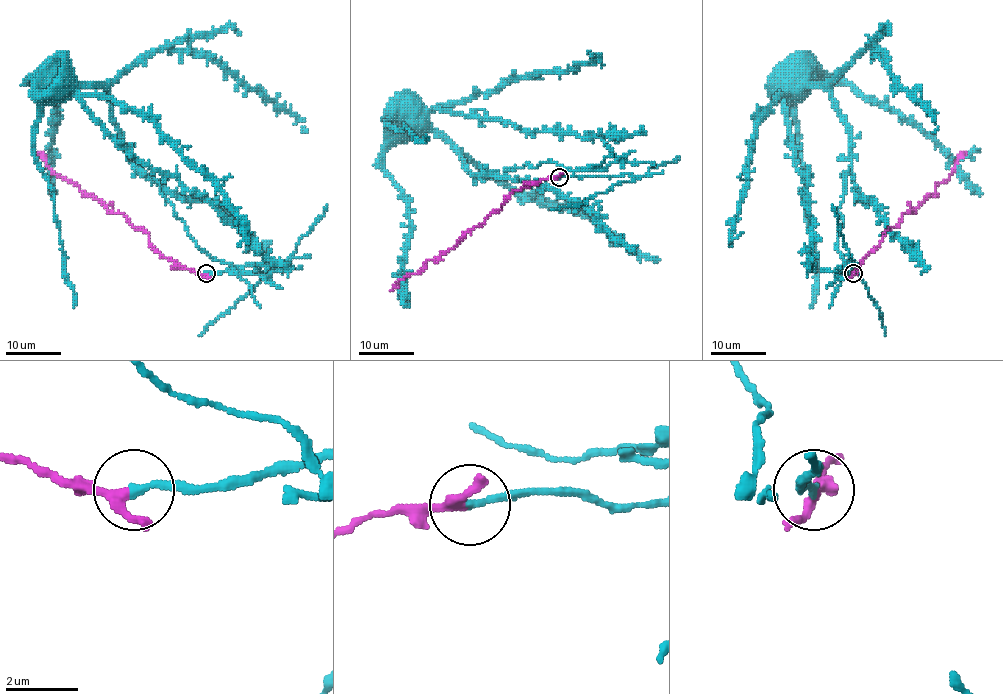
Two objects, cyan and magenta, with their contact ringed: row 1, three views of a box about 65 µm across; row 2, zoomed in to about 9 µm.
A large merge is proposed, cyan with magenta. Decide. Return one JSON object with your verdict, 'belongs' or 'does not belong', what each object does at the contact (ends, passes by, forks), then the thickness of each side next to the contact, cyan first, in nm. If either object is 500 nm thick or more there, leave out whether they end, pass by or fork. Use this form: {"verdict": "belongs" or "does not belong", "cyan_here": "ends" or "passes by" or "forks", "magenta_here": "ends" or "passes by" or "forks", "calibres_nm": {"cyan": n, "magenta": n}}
{"verdict": "does not belong", "cyan_here": "ends", "magenta_here": "passes by", "calibres_nm": {"cyan": 220, "magenta": 240}}

